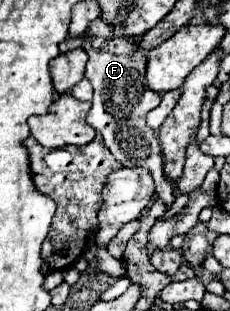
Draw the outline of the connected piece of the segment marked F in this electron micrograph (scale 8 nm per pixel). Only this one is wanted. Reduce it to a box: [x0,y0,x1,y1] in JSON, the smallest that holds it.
[84,38,174,204]

